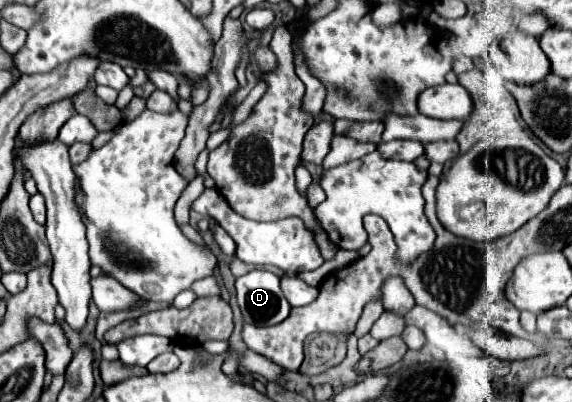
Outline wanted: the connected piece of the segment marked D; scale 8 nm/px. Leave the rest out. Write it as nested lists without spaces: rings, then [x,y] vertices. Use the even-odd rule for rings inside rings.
[[[255,269],[235,281],[237,303],[243,321],[251,325],[277,325],[287,315],[291,305],[281,293],[279,277],[265,269]]]

